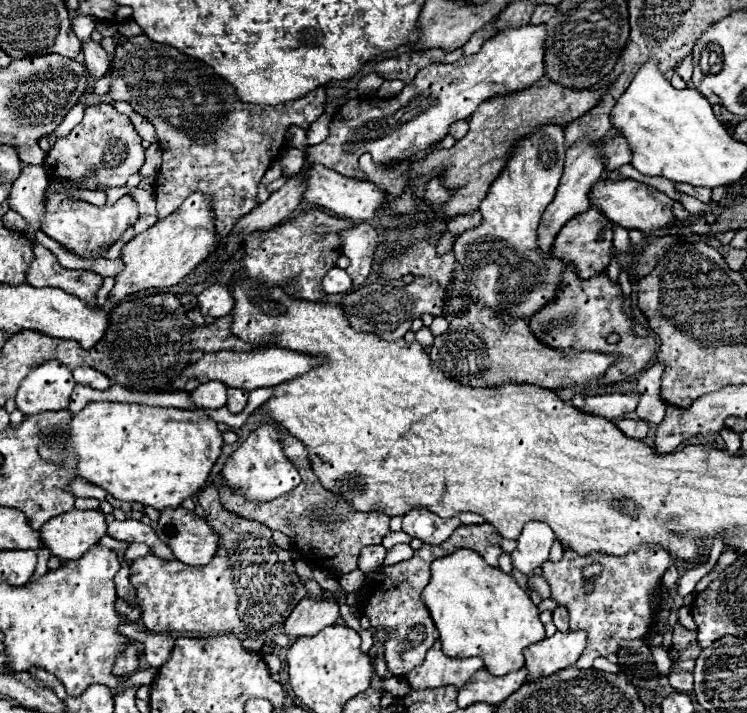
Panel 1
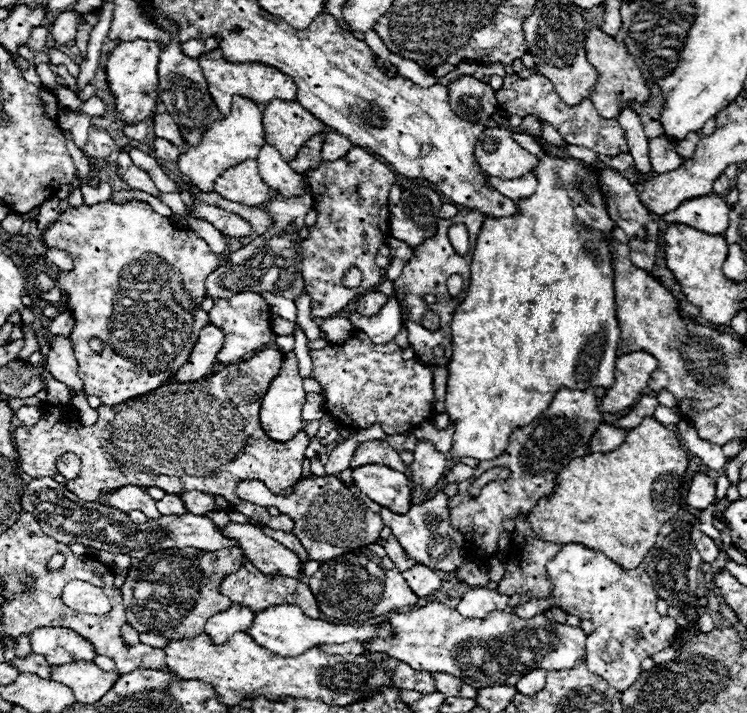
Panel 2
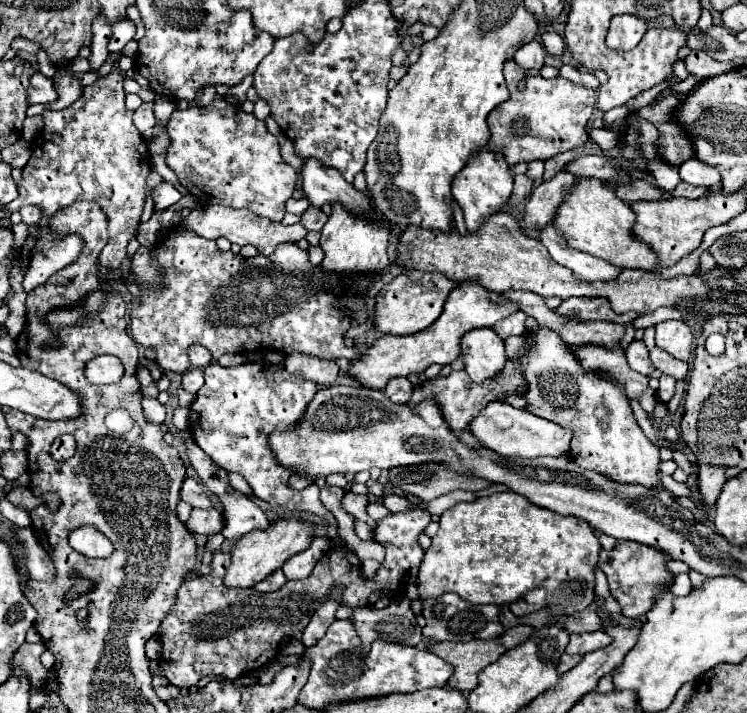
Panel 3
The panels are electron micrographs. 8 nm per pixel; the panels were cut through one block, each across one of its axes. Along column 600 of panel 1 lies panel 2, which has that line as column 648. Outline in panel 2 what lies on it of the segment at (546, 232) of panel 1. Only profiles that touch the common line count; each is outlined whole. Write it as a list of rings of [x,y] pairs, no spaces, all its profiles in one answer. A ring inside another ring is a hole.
[[[626,104],[620,110],[618,122],[620,122],[622,130],[624,130],[626,140],[628,140],[628,148],[630,148],[630,154],[634,158],[636,168],[640,172],[644,172],[646,176],[652,174],[652,166],[650,166],[650,158],[648,158],[648,138],[646,138],[644,130],[642,130],[638,114]]]

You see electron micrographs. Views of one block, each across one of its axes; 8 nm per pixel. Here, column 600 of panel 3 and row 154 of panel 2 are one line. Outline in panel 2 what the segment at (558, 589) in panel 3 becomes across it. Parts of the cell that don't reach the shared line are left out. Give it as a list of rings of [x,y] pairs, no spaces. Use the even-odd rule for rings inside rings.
[[[546,154],[538,166],[534,168],[534,174],[538,178],[536,194],[530,198],[518,200],[520,214],[510,216],[510,218],[486,218],[484,226],[480,230],[480,236],[476,240],[476,250],[472,258],[472,276],[470,276],[470,286],[466,292],[466,298],[458,304],[452,316],[452,360],[448,362],[448,384],[446,384],[446,414],[450,416],[450,422],[454,424],[454,446],[450,446],[450,454],[454,458],[466,458],[472,456],[476,460],[492,460],[500,456],[510,442],[510,434],[520,428],[530,424],[538,414],[542,414],[554,394],[560,388],[574,388],[574,390],[586,390],[586,388],[604,388],[608,390],[614,382],[614,362],[616,362],[616,350],[620,342],[620,328],[616,322],[616,308],[614,308],[614,270],[612,270],[612,258],[610,258],[610,248],[606,240],[602,238],[602,232],[612,232],[614,222],[610,220],[604,198],[598,188],[598,178],[592,174],[586,166],[582,166],[576,160],[556,160],[550,154]]]

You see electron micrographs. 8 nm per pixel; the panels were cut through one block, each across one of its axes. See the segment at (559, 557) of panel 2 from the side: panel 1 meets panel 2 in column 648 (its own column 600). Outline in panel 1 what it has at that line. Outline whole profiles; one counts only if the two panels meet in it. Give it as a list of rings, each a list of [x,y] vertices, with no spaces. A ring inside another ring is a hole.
[[[642,546],[638,552],[626,556],[580,556],[574,550],[564,550],[560,562],[546,560],[542,564],[544,578],[550,582],[552,588],[552,598],[570,612],[570,630],[586,632],[586,650],[576,662],[578,668],[592,668],[592,662],[596,658],[604,658],[606,654],[616,652],[620,640],[636,640],[648,632],[652,614],[652,590],[658,586],[664,570],[672,562],[674,560],[670,558],[670,554],[662,548]],[[592,560],[602,562],[604,572],[600,578],[594,580],[594,590],[586,594],[586,580],[582,578],[582,568],[586,564],[592,564]]]

